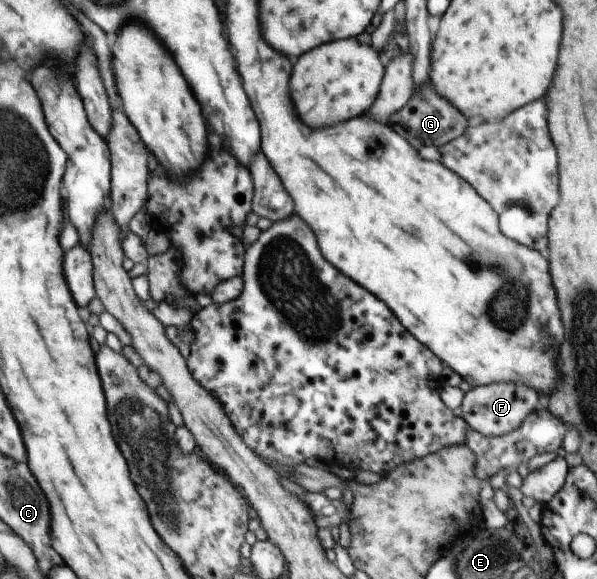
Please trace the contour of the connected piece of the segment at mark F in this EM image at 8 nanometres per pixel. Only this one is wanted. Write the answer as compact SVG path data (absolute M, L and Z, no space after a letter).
M490 383L472 387L463 398L461 417L472 428L491 437L505 435L517 429L527 414L538 406L538 393L522 383Z

